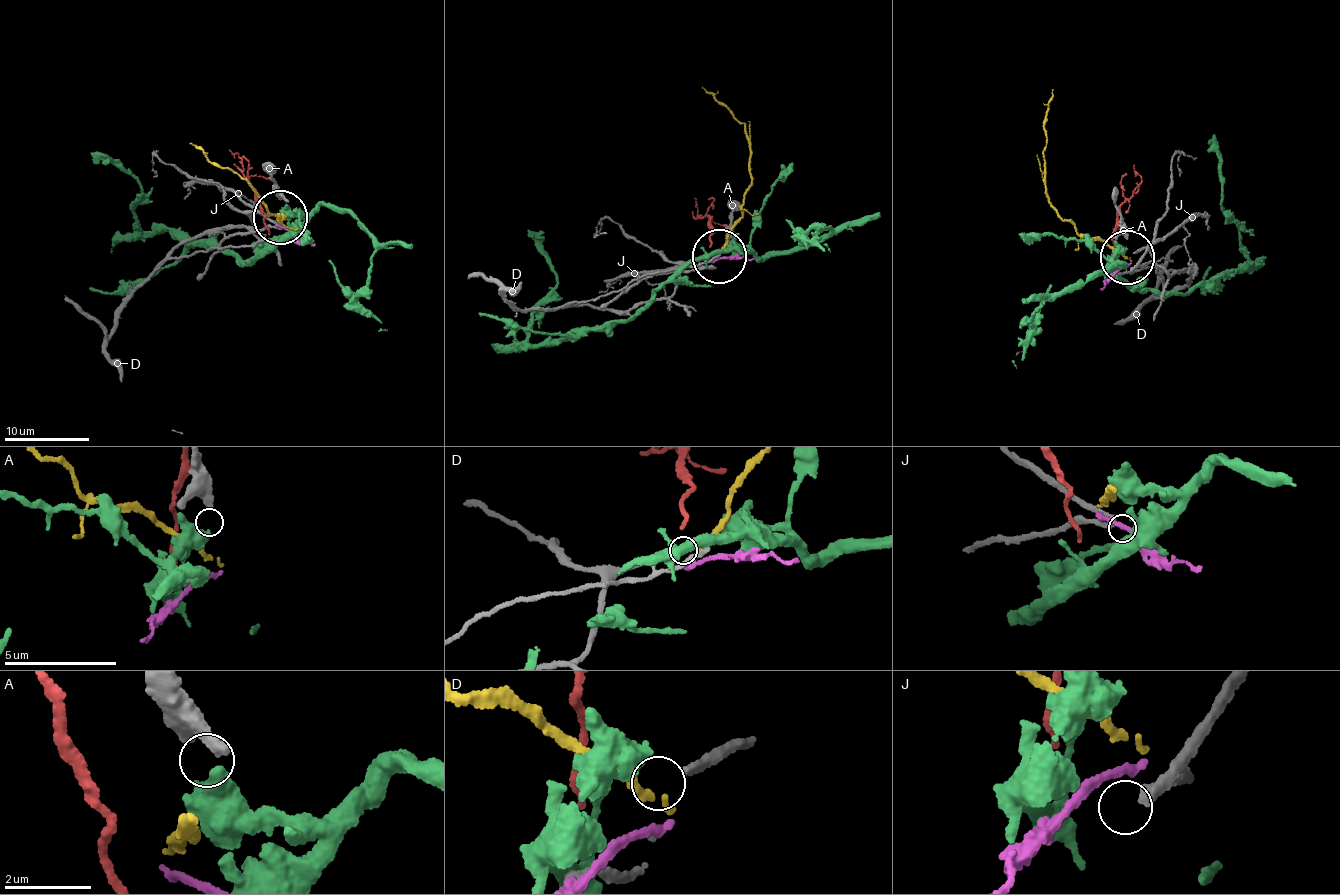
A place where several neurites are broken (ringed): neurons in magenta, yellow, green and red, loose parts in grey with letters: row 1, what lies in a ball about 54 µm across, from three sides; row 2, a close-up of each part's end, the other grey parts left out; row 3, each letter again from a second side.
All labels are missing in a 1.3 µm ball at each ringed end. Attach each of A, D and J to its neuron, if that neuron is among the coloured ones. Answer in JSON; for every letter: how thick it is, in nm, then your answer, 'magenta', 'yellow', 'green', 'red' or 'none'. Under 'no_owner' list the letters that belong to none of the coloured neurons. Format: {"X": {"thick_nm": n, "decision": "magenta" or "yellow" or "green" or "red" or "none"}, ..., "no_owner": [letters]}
{"A": {"thick_nm": 360, "decision": "green"}, "D": {"thick_nm": 200, "decision": "none"}, "J": {"thick_nm": 220, "decision": "none"}, "no_owner": ["D", "J"]}

